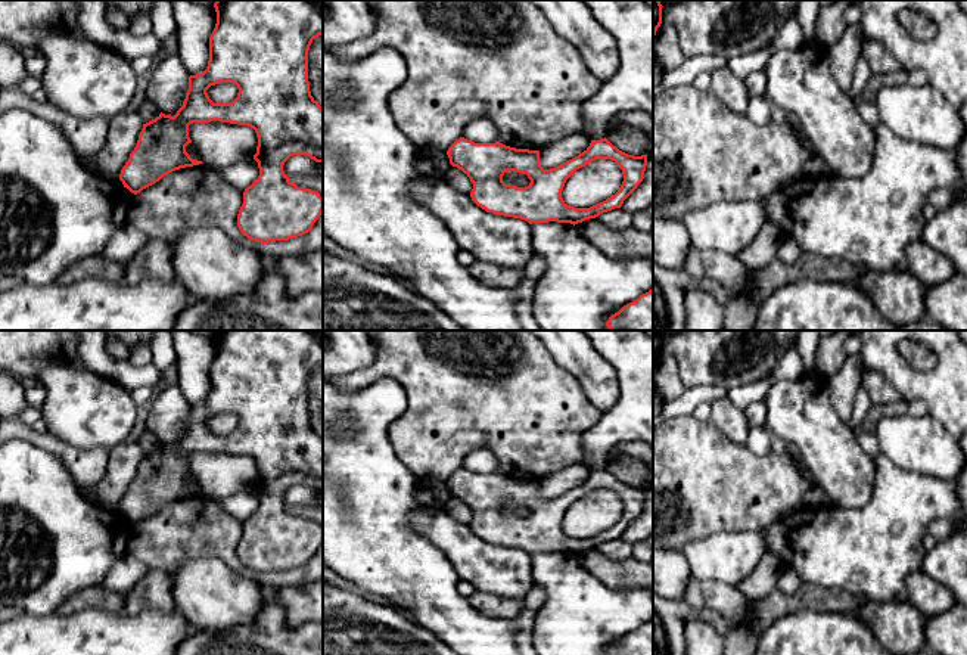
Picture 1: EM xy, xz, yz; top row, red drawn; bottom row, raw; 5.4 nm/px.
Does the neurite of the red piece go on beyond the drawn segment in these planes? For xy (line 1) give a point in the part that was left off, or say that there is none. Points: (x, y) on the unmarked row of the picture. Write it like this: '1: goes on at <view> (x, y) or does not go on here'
1: does not go on here

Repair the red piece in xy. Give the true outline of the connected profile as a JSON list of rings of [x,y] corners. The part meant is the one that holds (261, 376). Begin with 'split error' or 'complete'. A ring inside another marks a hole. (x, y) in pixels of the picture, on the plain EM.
complete; [[[217,330],[214,338],[217,354],[209,367],[206,400],[189,407],[186,429],[174,447],[161,443],[143,454],[119,510],[137,525],[175,500],[203,494],[186,482],[193,453],[248,456],[258,468],[254,490],[259,506],[243,522],[237,558],[243,566],[261,574],[302,566],[321,546],[323,528],[292,513],[283,496],[293,485],[307,485],[323,494],[323,438],[311,426],[308,412],[308,381],[313,370],[323,366],[323,330]],[[220,413],[237,416],[233,432],[214,434],[209,429],[206,420]]]

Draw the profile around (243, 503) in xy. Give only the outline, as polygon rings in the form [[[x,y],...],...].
[[[246,488],[233,496],[220,499],[220,505],[228,515],[233,515],[243,524],[245,519],[258,509],[259,499],[254,488]]]

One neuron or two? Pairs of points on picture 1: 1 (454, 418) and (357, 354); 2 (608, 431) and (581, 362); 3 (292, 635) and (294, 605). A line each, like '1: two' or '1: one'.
1: two
2: two
3: two

